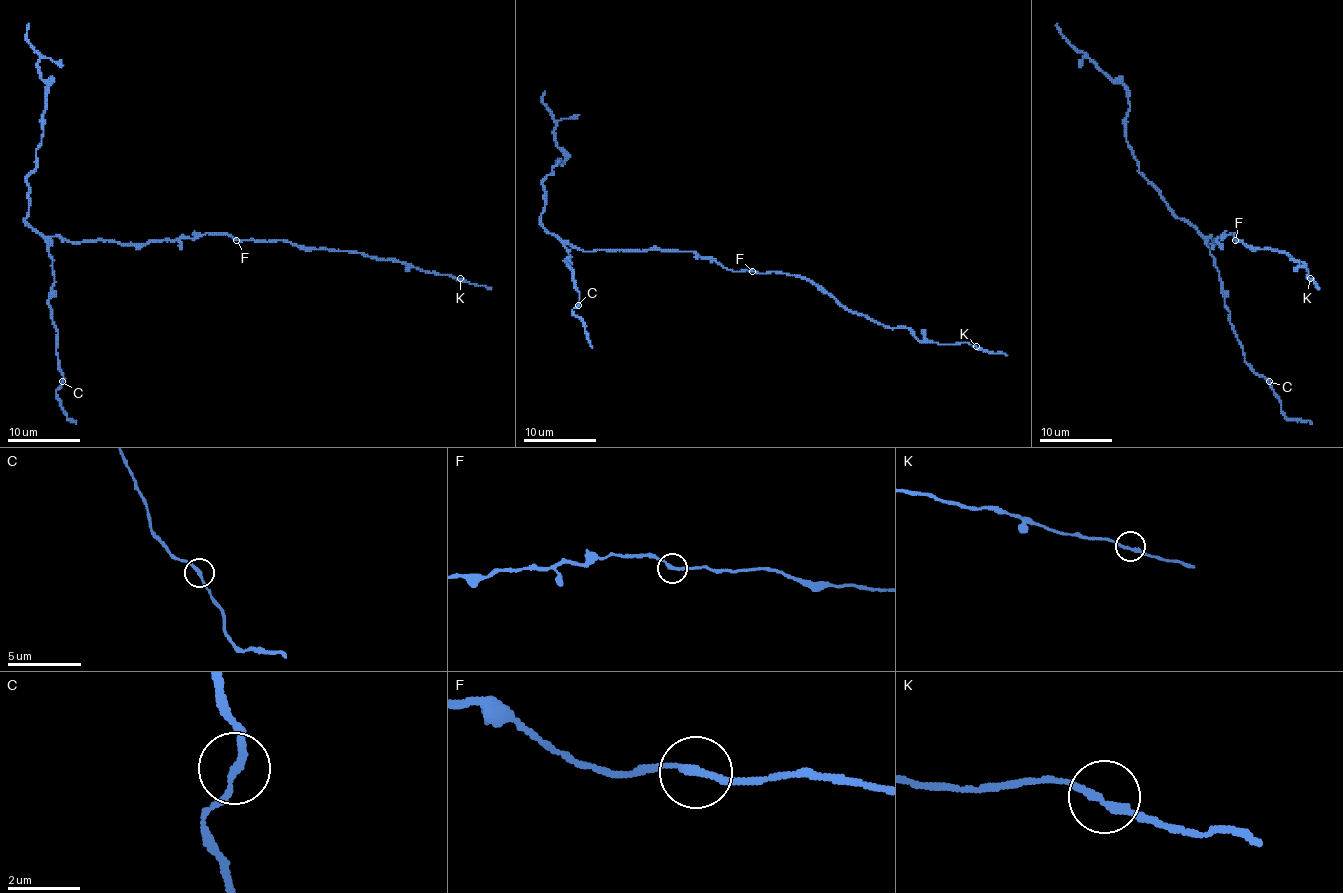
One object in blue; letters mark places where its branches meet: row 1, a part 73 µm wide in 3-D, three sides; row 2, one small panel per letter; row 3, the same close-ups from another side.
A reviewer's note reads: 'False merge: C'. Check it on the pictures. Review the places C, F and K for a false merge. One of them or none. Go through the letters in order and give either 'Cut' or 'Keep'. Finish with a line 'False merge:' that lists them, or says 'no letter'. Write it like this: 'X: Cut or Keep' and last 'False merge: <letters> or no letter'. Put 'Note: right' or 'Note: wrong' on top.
Note: wrong
C: Keep
F: Keep
K: Keep
False merge: no letter

